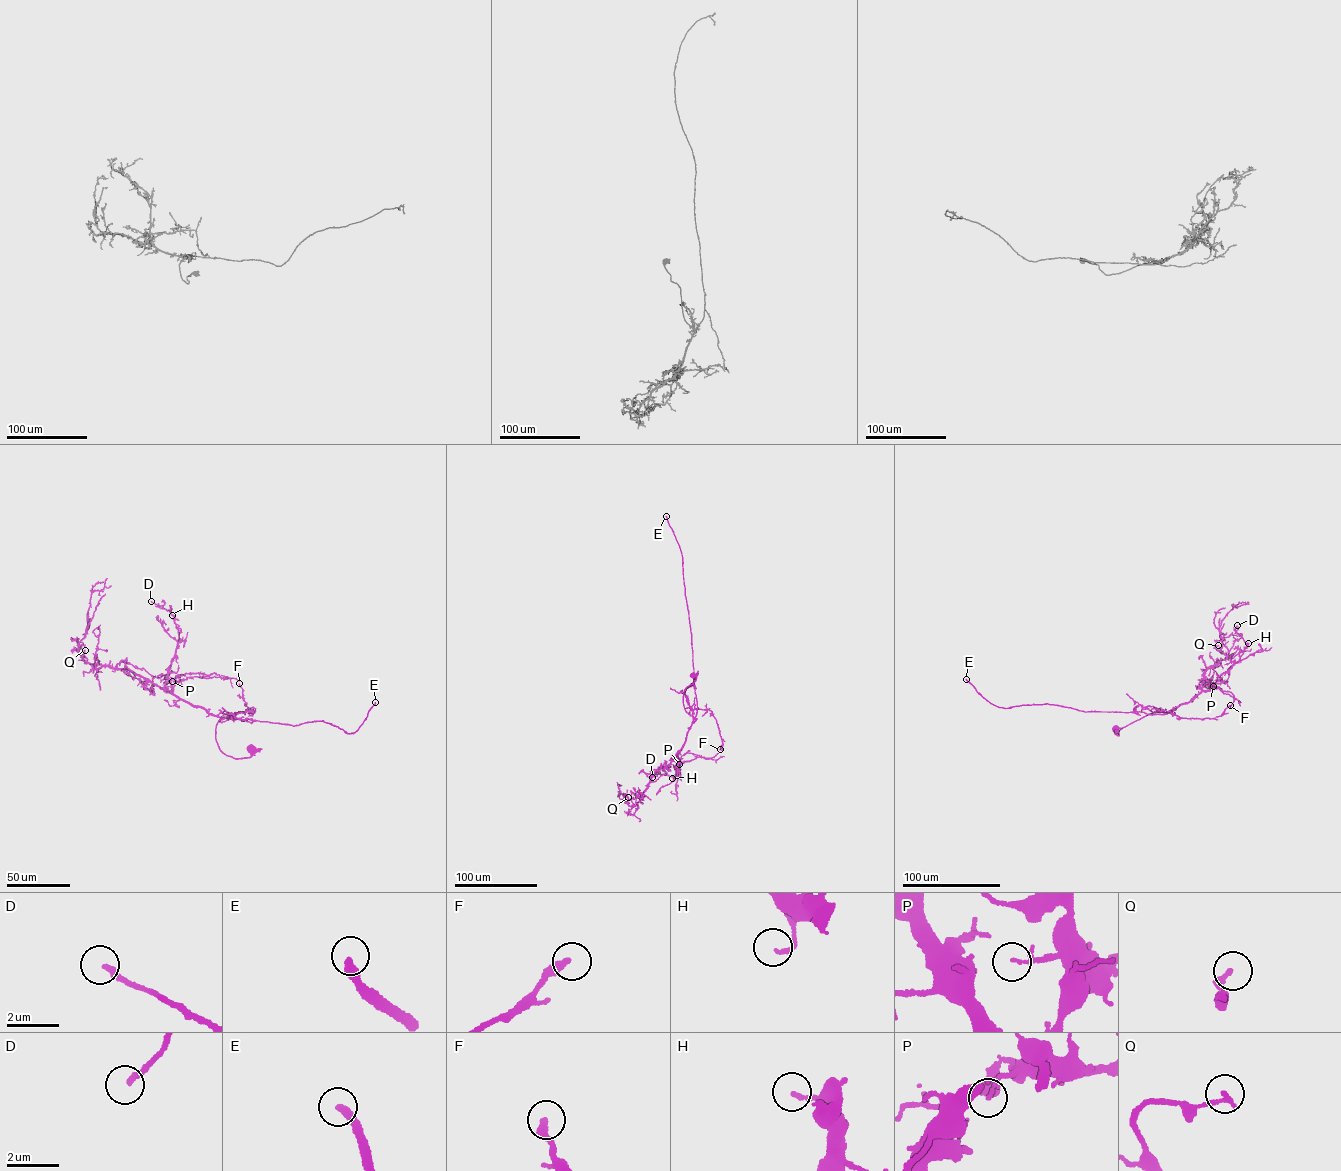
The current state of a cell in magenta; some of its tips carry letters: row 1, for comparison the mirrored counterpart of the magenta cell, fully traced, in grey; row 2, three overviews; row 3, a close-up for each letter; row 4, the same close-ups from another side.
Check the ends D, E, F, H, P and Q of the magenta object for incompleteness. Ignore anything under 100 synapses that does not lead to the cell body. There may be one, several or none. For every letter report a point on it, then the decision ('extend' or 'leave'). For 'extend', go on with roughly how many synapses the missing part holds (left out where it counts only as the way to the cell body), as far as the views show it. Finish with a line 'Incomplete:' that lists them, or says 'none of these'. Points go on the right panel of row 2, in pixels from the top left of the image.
D: place (1237, 625); leave
E: place (966, 679); extend; 110 synapses
F: place (1230, 705); leave
H: place (1248, 643); leave
P: place (1213, 686); leave
Q: place (1218, 645); leave
Incomplete: E

